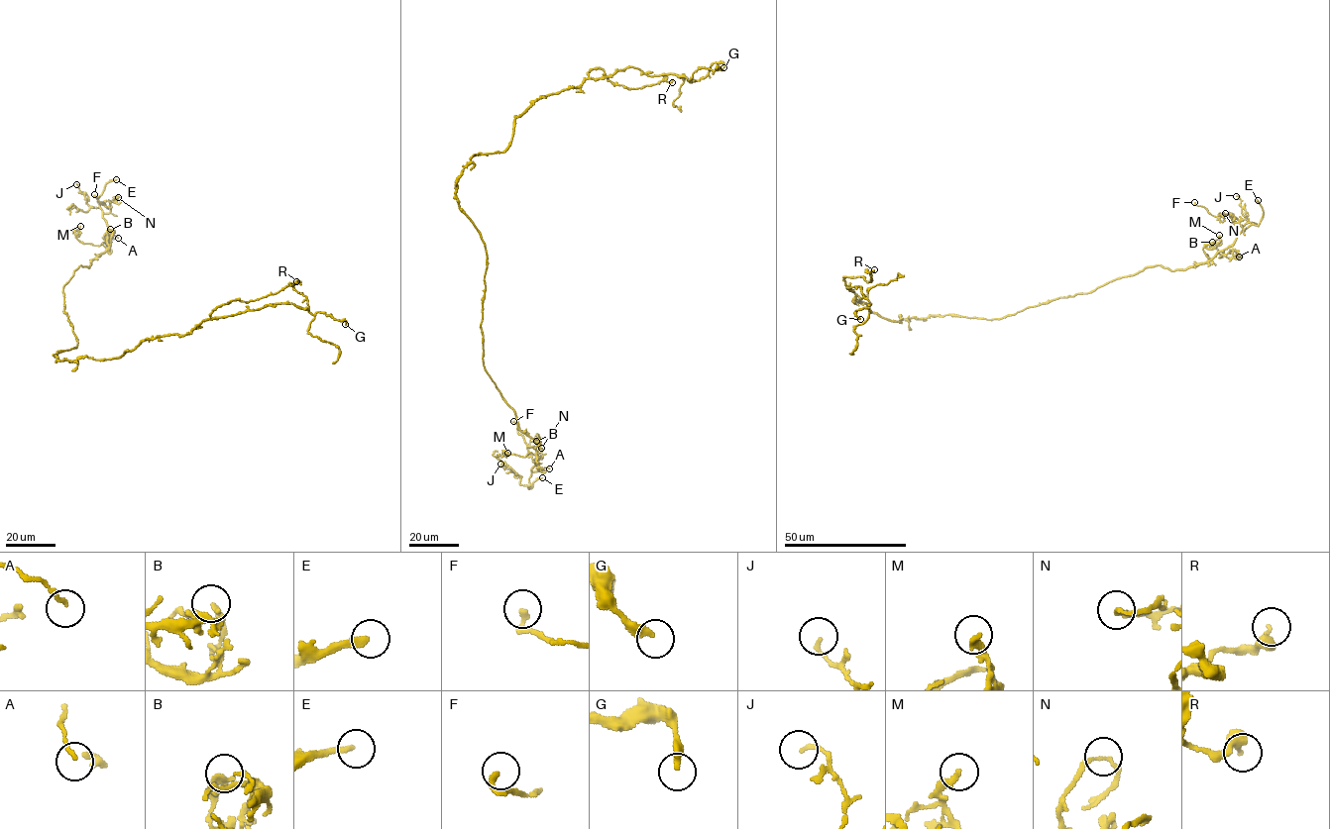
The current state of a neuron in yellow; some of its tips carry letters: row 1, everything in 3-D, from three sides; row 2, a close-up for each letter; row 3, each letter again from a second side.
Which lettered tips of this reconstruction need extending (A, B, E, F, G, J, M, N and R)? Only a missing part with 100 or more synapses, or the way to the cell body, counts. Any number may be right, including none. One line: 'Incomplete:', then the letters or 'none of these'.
Incomplete: E

